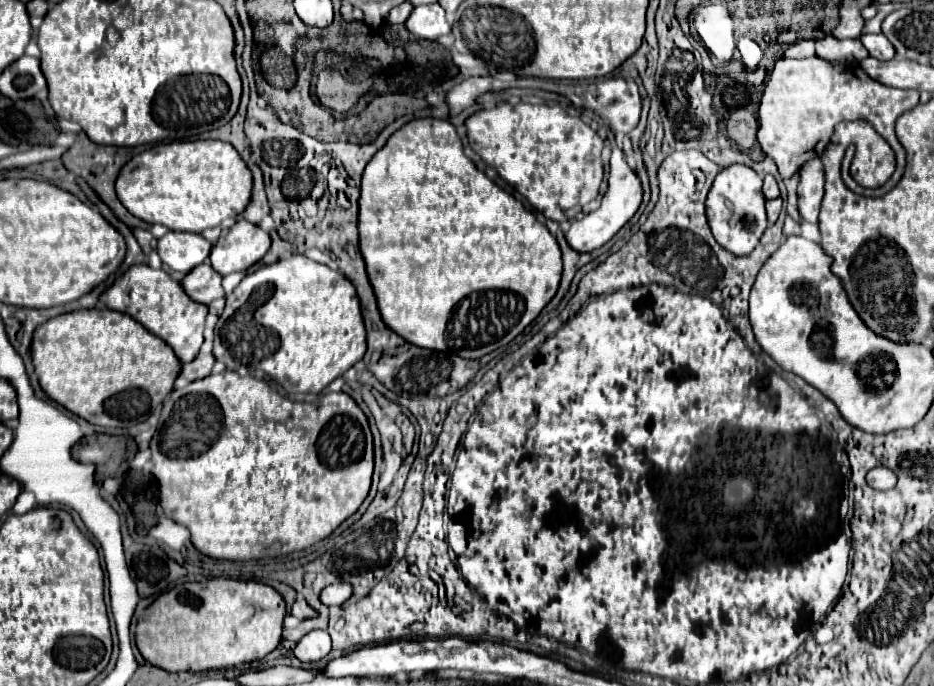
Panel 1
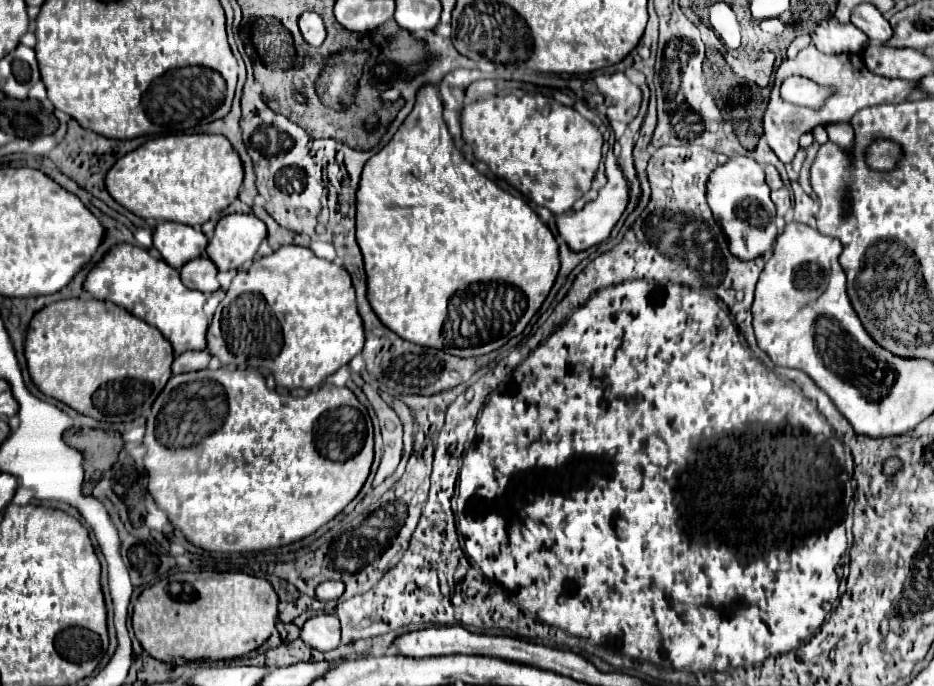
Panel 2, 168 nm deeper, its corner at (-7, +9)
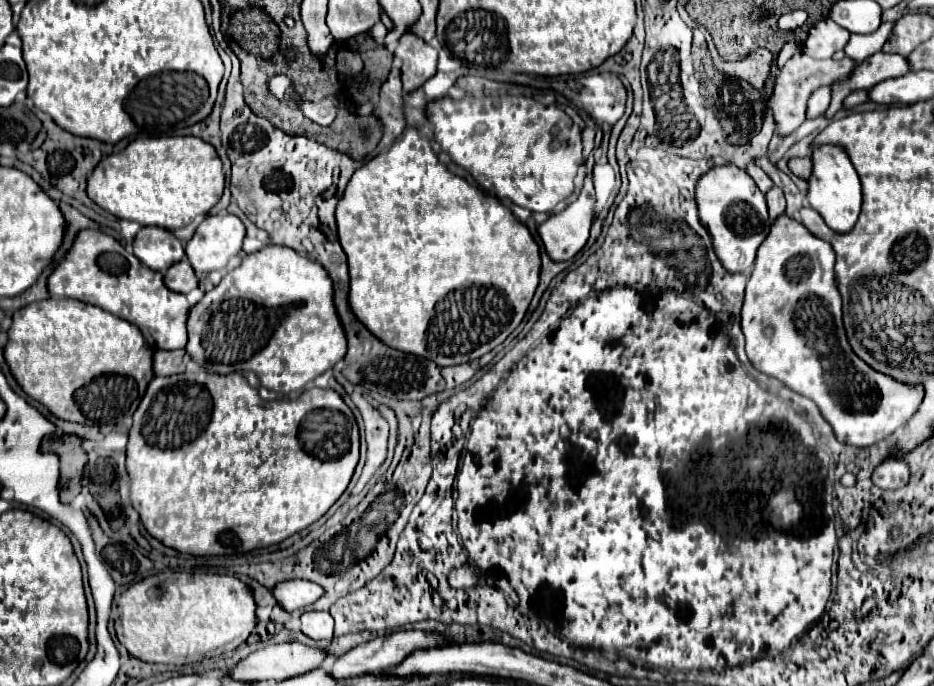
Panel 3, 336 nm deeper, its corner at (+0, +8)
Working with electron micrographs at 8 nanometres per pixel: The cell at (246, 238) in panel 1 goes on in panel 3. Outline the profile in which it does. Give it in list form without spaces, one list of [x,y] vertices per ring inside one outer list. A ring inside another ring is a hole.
[[[225,213],[225,215],[209,215],[195,229],[193,237],[187,241],[185,255],[187,255],[191,267],[193,267],[193,271],[195,271],[200,281],[204,279],[206,280],[206,284],[217,286],[225,274],[239,266],[241,258],[238,255],[243,239],[245,239],[245,227],[239,221],[239,217],[235,217],[231,213]],[[212,271],[215,271],[215,277],[207,277]]]

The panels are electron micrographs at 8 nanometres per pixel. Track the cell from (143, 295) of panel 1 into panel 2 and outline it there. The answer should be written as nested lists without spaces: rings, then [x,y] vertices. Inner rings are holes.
[[[120,244],[112,248],[102,262],[98,262],[86,282],[84,288],[100,300],[114,302],[134,316],[142,318],[144,322],[156,326],[166,340],[172,342],[174,352],[186,350],[200,350],[206,348],[206,332],[208,332],[208,318],[204,314],[206,296],[202,292],[190,290],[180,282],[180,274],[176,268],[166,264],[162,258],[152,256],[148,250],[138,246]]]

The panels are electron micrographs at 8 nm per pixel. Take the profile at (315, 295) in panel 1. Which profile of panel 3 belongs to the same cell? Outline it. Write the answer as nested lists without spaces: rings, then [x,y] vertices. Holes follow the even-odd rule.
[[[267,245],[243,257],[239,267],[229,271],[217,287],[207,291],[205,297],[189,309],[187,329],[189,341],[185,351],[205,371],[219,375],[253,371],[263,387],[283,395],[307,387],[315,377],[343,359],[347,349],[345,331],[333,307],[333,283],[327,271],[319,263],[299,257],[293,249],[283,245]]]

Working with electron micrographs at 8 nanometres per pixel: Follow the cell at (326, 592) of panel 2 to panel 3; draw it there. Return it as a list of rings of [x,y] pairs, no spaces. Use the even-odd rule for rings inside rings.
[[[289,579],[289,581],[277,583],[271,589],[271,593],[273,593],[277,605],[281,605],[285,611],[295,611],[295,609],[315,603],[323,595],[323,589],[313,581]]]

